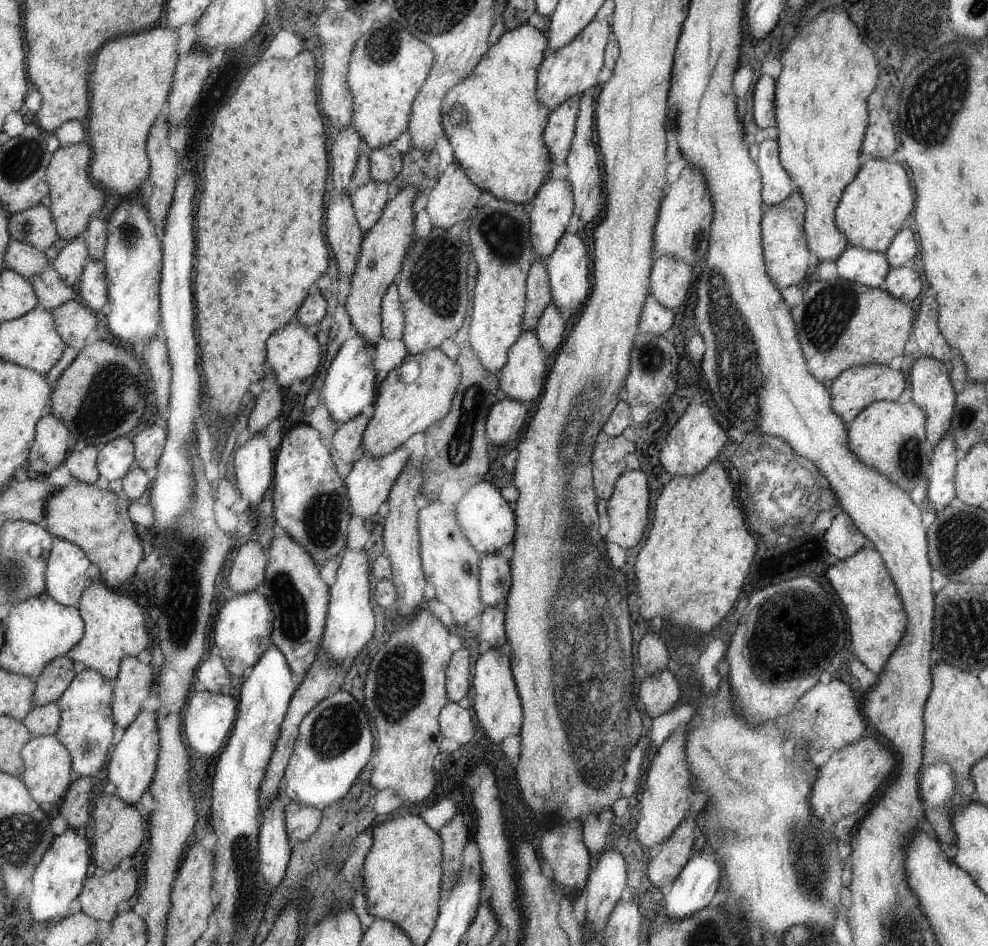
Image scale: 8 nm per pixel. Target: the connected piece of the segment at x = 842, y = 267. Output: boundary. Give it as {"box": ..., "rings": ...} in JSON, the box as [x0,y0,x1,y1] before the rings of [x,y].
{"box":[834,245,891,288],"rings":[[[853,245],[834,264],[838,267],[839,278],[869,288],[882,287],[891,270],[886,254]]]}

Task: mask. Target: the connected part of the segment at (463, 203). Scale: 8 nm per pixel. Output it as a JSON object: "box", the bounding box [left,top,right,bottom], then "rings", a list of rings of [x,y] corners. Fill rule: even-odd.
{"box":[427,162,482,230],"rings":[[[455,162],[450,164],[427,192],[427,214],[431,224],[435,228],[449,230],[458,222],[464,222],[480,194],[482,192],[474,182],[470,182],[465,170]]]}

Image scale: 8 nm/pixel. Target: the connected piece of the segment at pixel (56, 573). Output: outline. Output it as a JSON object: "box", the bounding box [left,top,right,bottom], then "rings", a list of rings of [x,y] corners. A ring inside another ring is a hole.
{"box":[46,538,91,607],"rings":[[[54,538],[46,568],[46,590],[48,595],[63,606],[72,607],[83,592],[90,587],[86,570],[91,560],[72,542]]]}

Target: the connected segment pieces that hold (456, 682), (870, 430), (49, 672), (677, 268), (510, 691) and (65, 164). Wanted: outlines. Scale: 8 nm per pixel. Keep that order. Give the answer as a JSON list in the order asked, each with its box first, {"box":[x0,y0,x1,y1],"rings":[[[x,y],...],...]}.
[{"box":[448,648,472,703],"rings":[[[467,648],[458,650],[449,665],[448,670],[448,690],[449,700],[458,703],[468,694],[470,688],[470,678],[472,678],[472,662],[470,662],[470,652]]]},{"box":[849,401,932,491],"rings":[[[877,401],[873,405],[868,406],[850,422],[849,446],[851,450],[864,462],[867,466],[873,467],[881,474],[884,474],[892,482],[896,483],[904,491],[913,491],[918,484],[926,482],[926,470],[931,464],[932,446],[926,442],[926,434],[924,434],[924,420],[926,414],[916,403],[912,401],[907,404],[901,404],[898,401]]]},{"box":[34,656,74,707],"rings":[[[67,656],[56,658],[34,680],[34,706],[42,707],[58,701],[73,682],[74,662]]]},{"box":[651,254,692,309],"rings":[[[660,254],[651,275],[654,300],[666,309],[684,304],[692,286],[692,265],[672,254]]]},{"box":[473,648,524,744],"rings":[[[490,648],[480,654],[474,670],[474,704],[473,712],[482,725],[481,734],[494,744],[501,744],[507,737],[520,735],[524,726],[524,705],[521,703],[520,692],[517,691],[516,680],[513,678],[512,662],[507,651]]]},{"box":[45,142,104,242],"rings":[[[88,142],[60,147],[59,150],[54,152],[51,162],[45,171],[46,183],[49,189],[50,200],[52,201],[49,210],[54,220],[57,236],[65,241],[70,242],[76,239],[78,234],[82,234],[86,230],[86,226],[89,226],[90,216],[104,206],[104,192],[98,188],[97,182],[94,182],[90,174],[92,155],[93,150]]]}]

